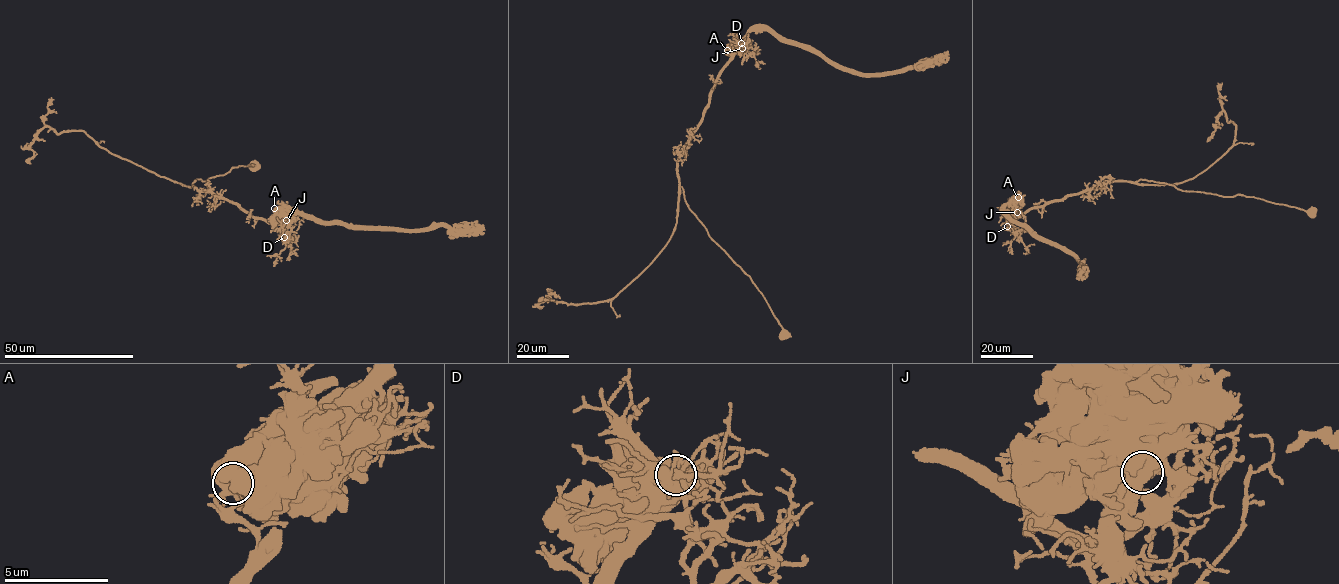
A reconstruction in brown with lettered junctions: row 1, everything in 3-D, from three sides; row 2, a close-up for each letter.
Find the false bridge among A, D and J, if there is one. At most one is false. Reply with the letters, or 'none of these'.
J

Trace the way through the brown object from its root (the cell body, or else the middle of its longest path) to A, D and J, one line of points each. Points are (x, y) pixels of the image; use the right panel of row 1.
A: (1312, 213), (1254, 197), (1181, 190), (1172, 185), (1145, 179), (1096, 184), (1023, 212), (1018, 208), (1018, 197)
D: (1312, 213), (1254, 197), (1181, 190), (1140, 179), (1102, 183), (1068, 194), (1029, 208), (1010, 220), (1007, 226)
J: (1312, 213), (1254, 197), (1181, 190), (1172, 185), (1140, 179), (1102, 183), (1068, 194), (1061, 200), (1017, 212)

